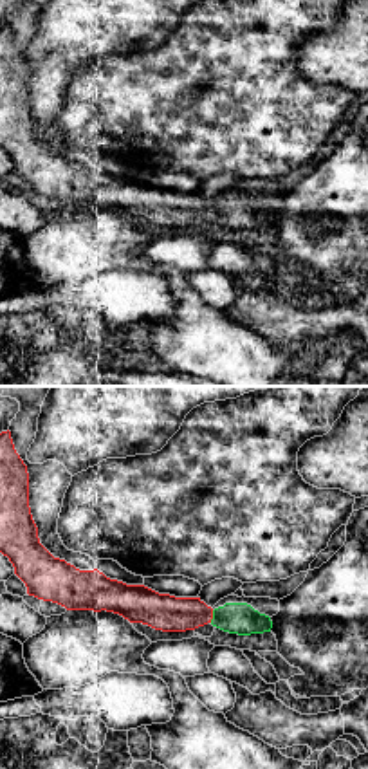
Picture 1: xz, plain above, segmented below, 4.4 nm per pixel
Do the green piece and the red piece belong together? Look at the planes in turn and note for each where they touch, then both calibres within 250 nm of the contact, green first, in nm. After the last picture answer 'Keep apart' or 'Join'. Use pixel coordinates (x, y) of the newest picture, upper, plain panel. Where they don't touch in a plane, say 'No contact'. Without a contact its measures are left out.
Touches green at (213, 212). Thickness 140 nm (green) against 160 nm

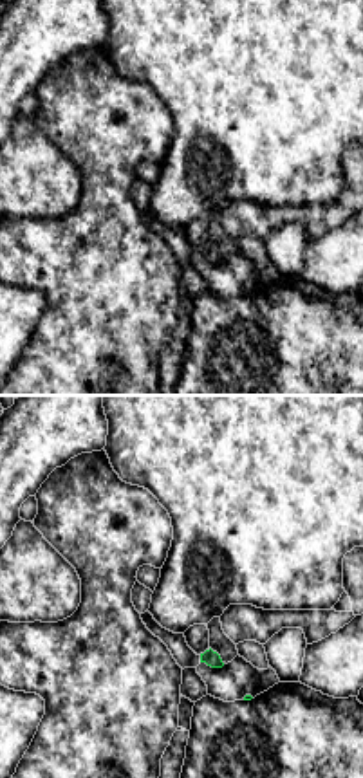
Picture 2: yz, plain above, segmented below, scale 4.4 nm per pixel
No contact

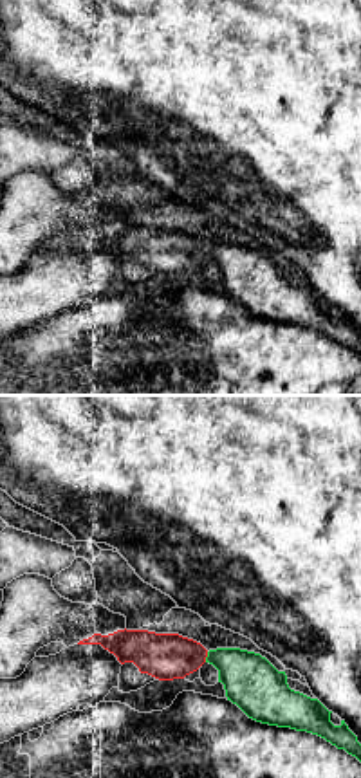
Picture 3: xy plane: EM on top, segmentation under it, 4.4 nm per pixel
Touches green at (206, 253). Thickness 240 nm (green) against 200 nm

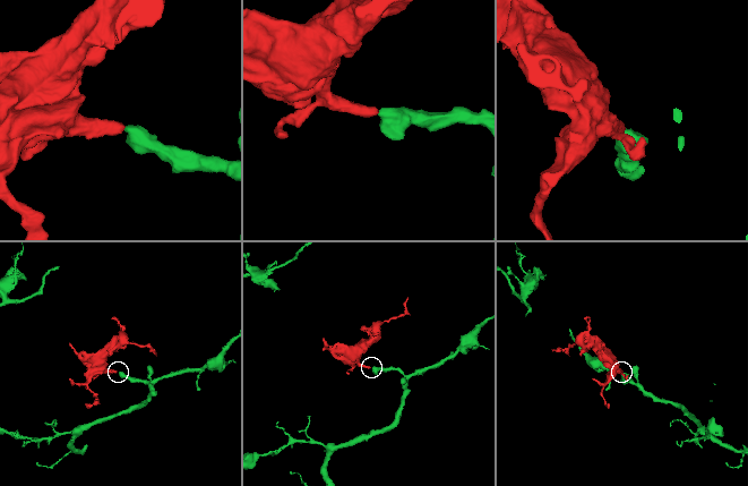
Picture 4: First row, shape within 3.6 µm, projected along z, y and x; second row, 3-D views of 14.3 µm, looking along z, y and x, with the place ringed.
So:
Join

